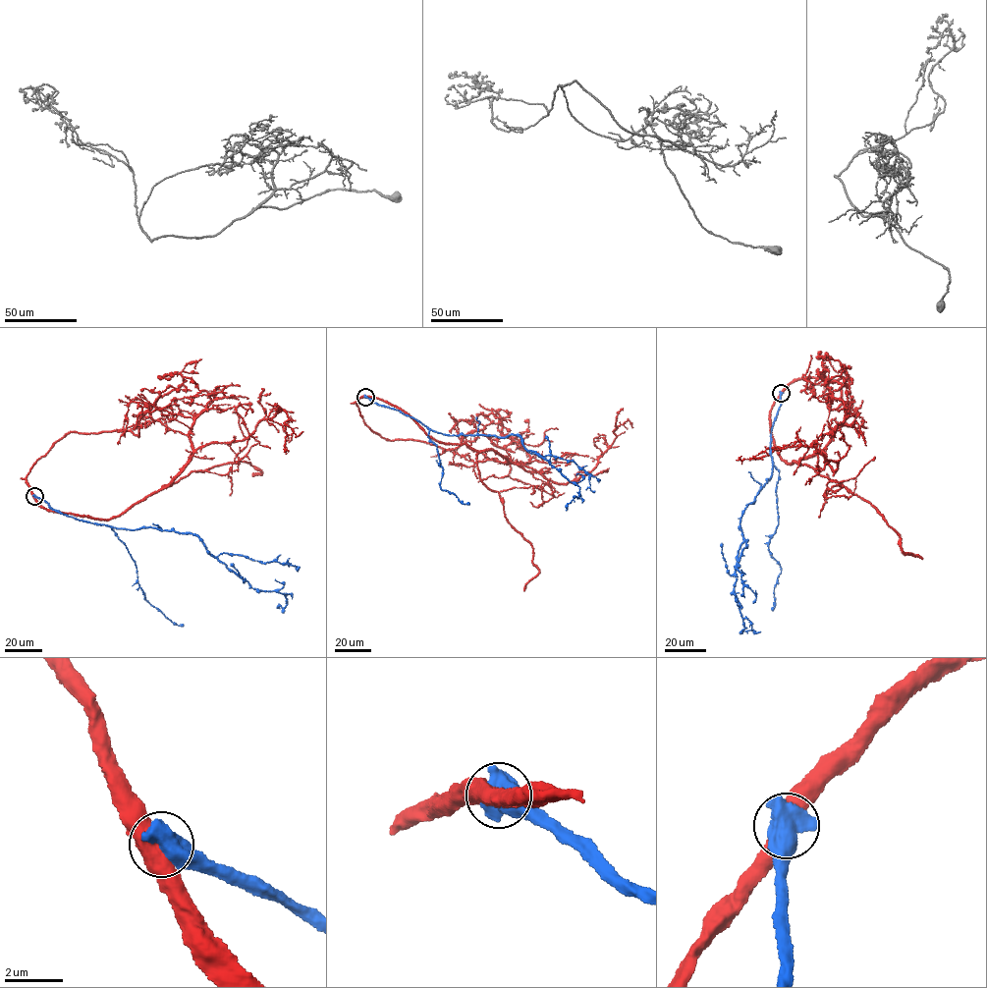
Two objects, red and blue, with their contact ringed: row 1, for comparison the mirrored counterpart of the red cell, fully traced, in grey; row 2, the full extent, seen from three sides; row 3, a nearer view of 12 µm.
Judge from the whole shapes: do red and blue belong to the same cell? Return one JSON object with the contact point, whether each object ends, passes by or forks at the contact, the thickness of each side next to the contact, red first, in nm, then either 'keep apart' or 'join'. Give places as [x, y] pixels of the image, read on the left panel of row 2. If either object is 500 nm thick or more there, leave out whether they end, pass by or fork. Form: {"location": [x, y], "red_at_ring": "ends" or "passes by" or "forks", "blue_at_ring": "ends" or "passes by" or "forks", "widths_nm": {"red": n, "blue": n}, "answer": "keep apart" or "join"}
{"location": [34, 496], "widths_nm": {"red": 550, "blue": 1000}, "answer": "keep apart"}

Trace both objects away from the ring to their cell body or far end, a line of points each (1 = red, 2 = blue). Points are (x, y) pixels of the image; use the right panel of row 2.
1: (781, 393), (769, 428), (782, 459), (799, 464), (822, 451), (837, 468), (837, 462), (811, 446), (741, 456)
2: (781, 393), (770, 432), (773, 471), (744, 510), (735, 573), (742, 631), (760, 631)

